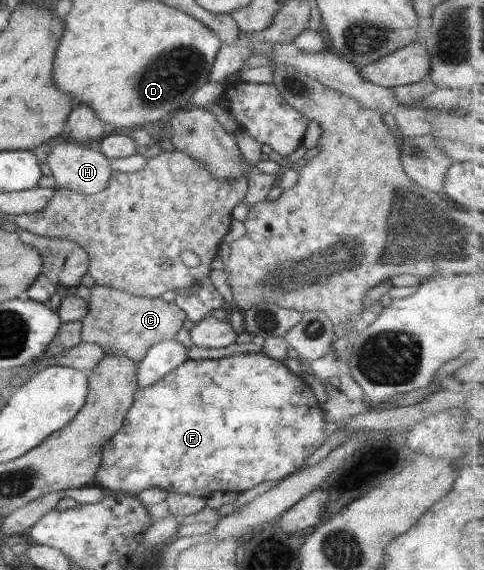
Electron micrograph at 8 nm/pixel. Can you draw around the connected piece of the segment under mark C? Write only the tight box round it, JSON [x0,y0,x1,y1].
[81,284,187,364]

